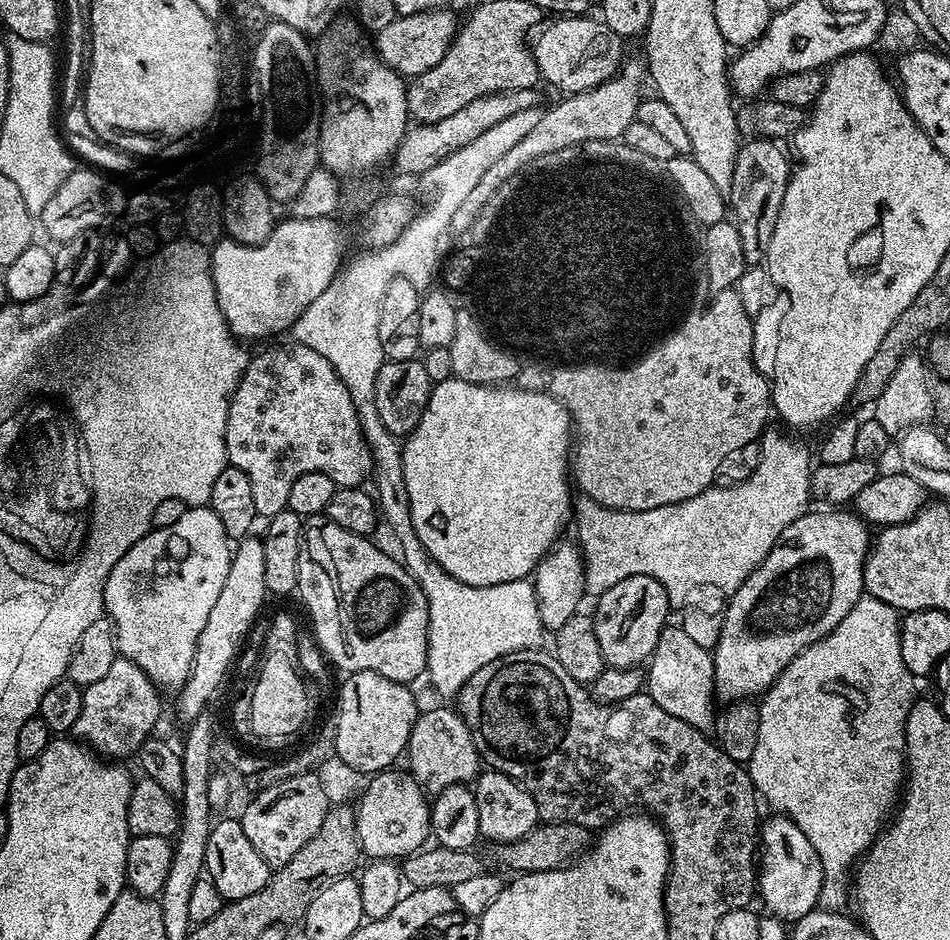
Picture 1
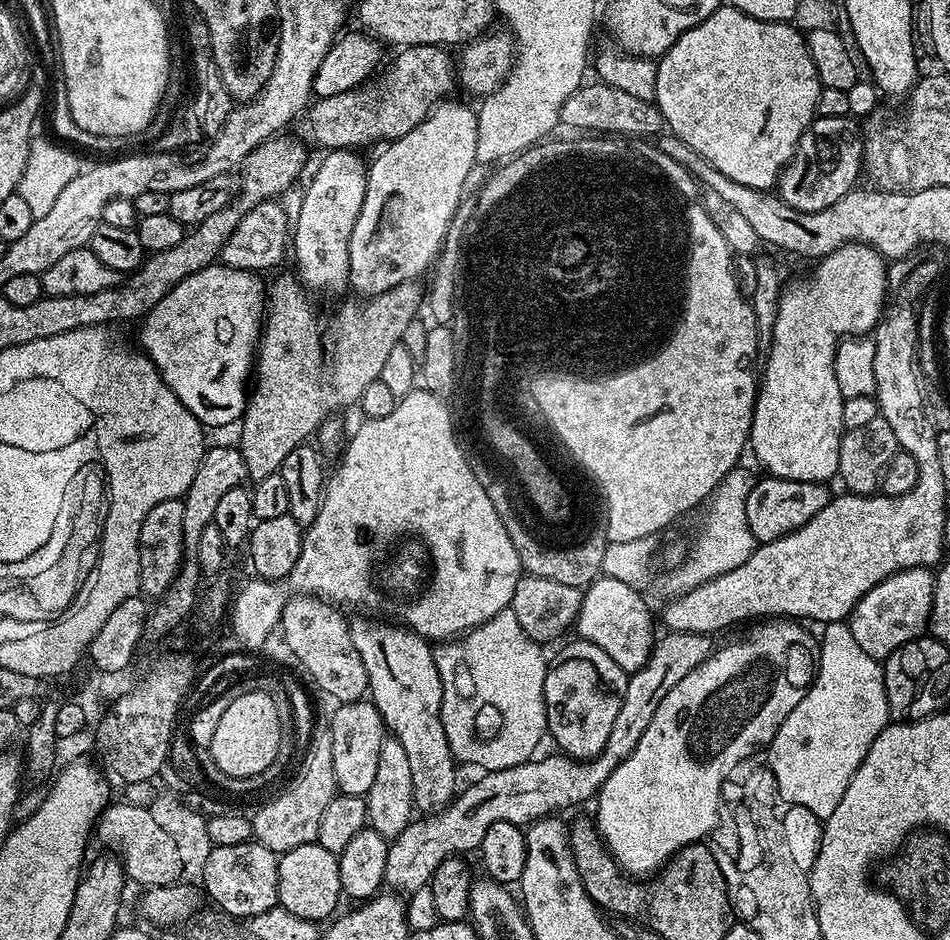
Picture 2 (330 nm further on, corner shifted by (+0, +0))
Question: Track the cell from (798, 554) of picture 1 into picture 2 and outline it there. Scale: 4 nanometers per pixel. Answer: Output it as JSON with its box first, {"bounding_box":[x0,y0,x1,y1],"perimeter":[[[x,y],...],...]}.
{"bounding_box":[594,618,818,878],"perimeter":[[[768,618],[756,622],[745,636],[713,650],[654,710],[638,746],[606,778],[595,797],[594,827],[608,853],[627,875],[648,878],[660,871],[675,852],[701,843],[716,830],[722,782],[742,761],[755,757],[760,747],[771,745],[782,722],[802,702],[818,667],[818,640],[795,618]]]}

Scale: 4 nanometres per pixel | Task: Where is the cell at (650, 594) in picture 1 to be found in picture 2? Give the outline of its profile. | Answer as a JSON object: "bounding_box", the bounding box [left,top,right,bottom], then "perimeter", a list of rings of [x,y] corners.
{"bounding_box":[544,638,629,760],"perimeter":[[[576,638],[573,644],[568,644],[560,652],[560,657],[556,661],[548,664],[548,673],[544,679],[544,705],[546,706],[546,714],[548,715],[548,731],[547,735],[552,736],[552,740],[557,744],[559,751],[565,756],[572,757],[573,760],[593,760],[597,754],[604,749],[606,742],[610,738],[610,730],[614,730],[614,718],[618,718],[618,710],[622,710],[622,698],[626,694],[626,686],[628,685],[629,673],[622,670],[622,666],[618,666],[618,662],[614,662],[614,658],[610,658],[610,654],[606,654],[606,650],[602,650],[602,646],[594,646],[590,642]]]}

